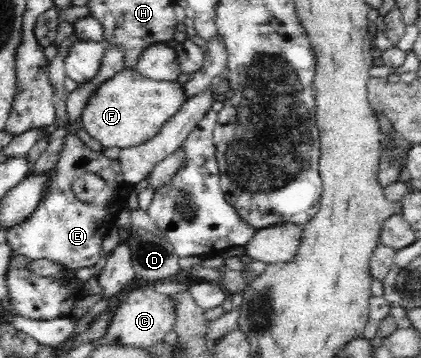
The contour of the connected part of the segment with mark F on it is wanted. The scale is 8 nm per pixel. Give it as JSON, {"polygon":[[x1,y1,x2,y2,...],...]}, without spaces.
{"polygon":[[123,69,91,95,80,119,85,131,103,148,137,147,157,135,185,103,184,87,178,81,154,81,135,69]]}

